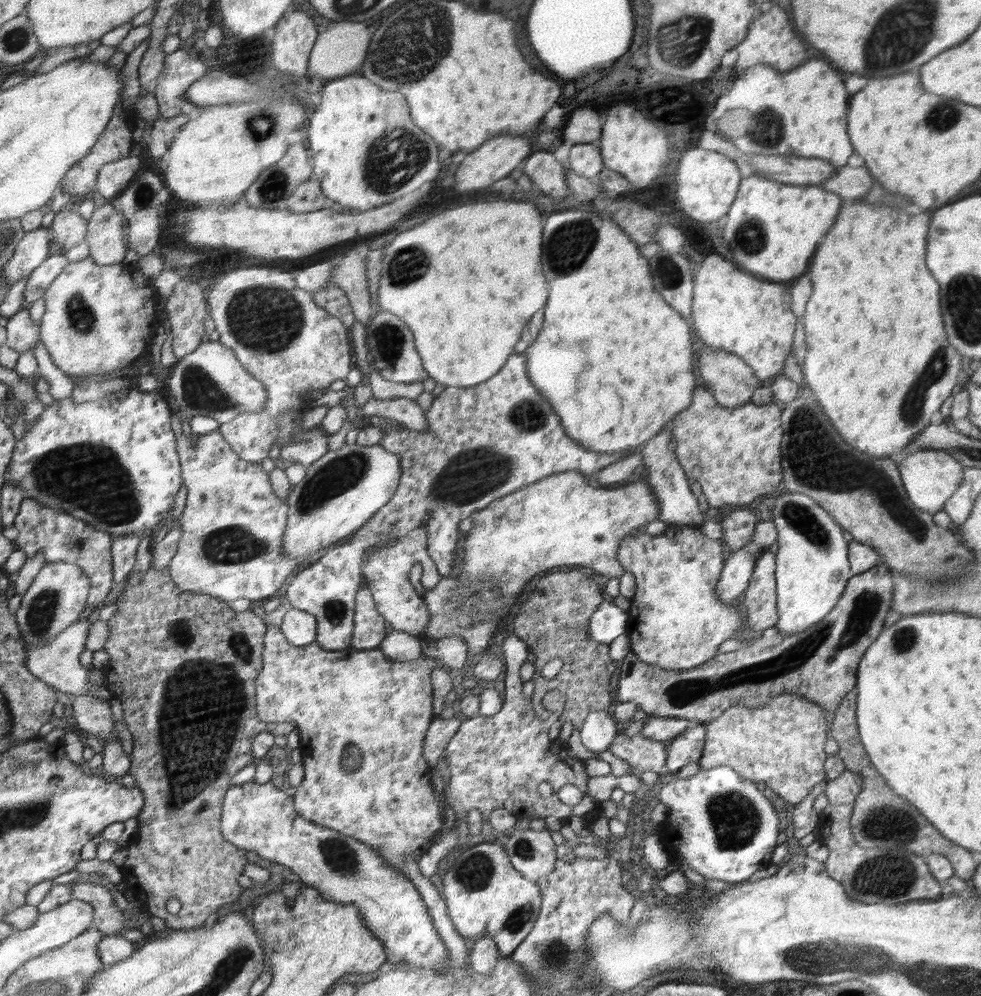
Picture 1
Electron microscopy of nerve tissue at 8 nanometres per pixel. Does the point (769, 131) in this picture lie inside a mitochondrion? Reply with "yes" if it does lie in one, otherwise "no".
yes

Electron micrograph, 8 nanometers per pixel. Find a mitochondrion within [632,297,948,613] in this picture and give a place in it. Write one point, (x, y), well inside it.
(806, 434)

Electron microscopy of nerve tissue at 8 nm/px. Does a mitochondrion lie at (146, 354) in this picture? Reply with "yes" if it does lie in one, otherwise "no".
no

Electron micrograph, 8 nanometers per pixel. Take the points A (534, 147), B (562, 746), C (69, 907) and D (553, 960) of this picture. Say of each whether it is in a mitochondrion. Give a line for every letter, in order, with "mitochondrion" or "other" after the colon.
A: other
B: other
C: other
D: mitochondrion

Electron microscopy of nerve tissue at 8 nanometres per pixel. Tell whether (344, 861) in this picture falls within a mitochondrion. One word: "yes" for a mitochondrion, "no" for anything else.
yes

